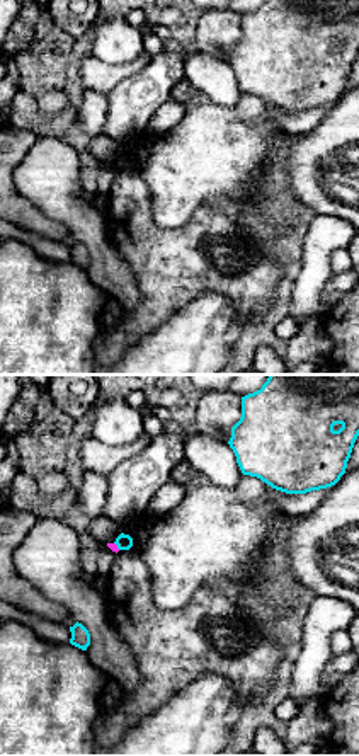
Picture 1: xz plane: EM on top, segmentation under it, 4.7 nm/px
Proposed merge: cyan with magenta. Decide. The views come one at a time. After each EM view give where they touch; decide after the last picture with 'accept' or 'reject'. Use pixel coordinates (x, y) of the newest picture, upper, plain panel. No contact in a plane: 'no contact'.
contact (116, 162)

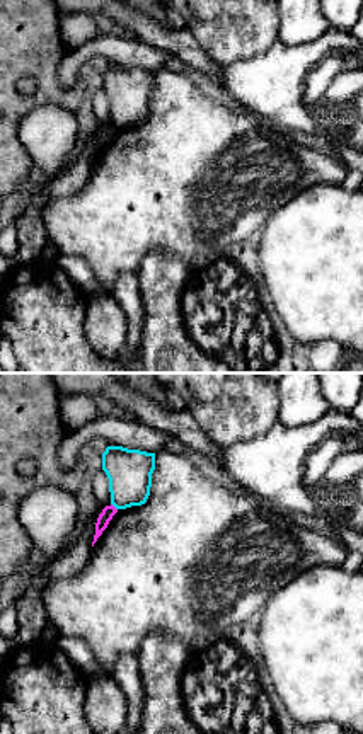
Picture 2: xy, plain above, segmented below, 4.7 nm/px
contact (113, 123)

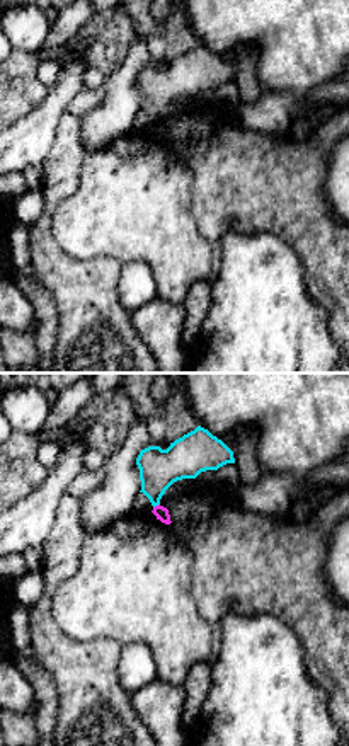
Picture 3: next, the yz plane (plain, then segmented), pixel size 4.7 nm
contact (155, 123)

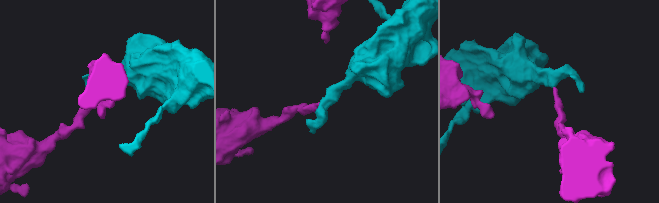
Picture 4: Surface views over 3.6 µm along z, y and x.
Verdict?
reject

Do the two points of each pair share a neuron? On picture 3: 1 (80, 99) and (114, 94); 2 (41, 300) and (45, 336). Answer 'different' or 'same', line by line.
1: different
2: same

